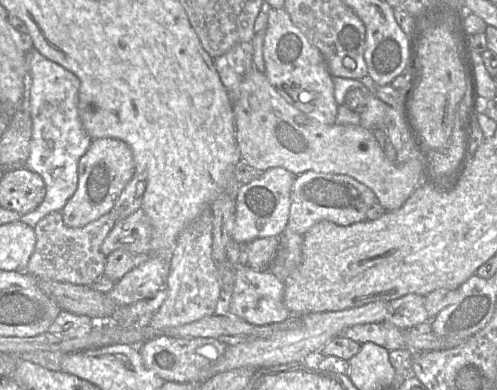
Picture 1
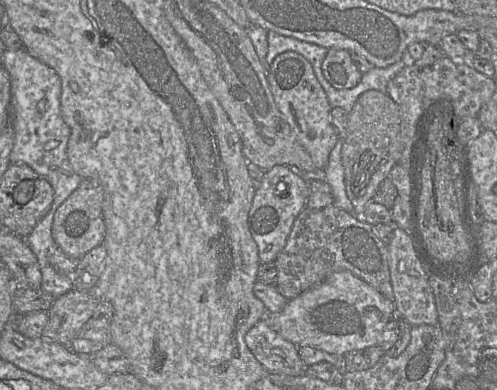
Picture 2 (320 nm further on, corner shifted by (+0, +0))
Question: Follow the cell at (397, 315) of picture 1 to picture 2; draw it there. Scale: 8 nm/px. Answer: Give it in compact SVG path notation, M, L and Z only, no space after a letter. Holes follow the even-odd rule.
M338 271L332 273L328 278L326 278L322 283L318 284L315 287L312 287L297 297L287 301L284 309L277 315L271 315L270 325L272 328L280 334L284 339L294 343L297 346L311 346L320 350L324 350L328 353L344 355L351 351L364 349L370 346L379 345L380 337L382 332L387 325L387 323L396 316L395 302L385 298L376 288L371 286L369 283L363 279L357 277L350 271Z

